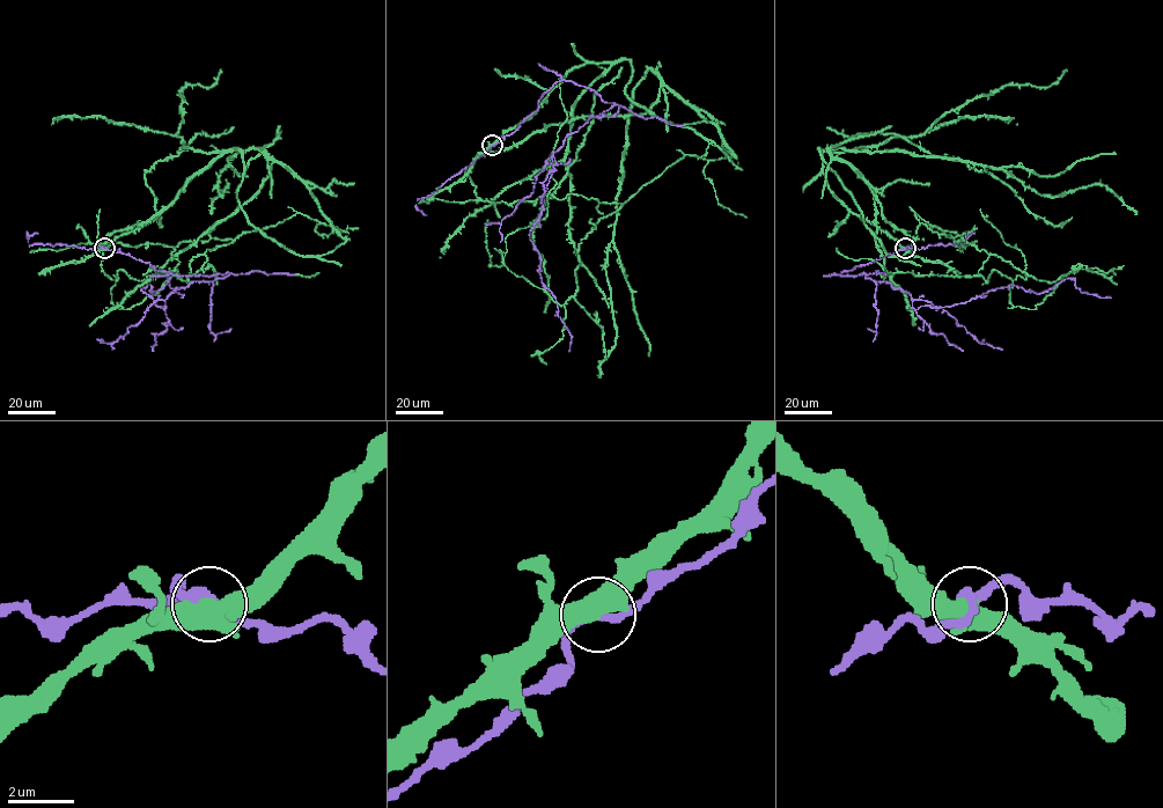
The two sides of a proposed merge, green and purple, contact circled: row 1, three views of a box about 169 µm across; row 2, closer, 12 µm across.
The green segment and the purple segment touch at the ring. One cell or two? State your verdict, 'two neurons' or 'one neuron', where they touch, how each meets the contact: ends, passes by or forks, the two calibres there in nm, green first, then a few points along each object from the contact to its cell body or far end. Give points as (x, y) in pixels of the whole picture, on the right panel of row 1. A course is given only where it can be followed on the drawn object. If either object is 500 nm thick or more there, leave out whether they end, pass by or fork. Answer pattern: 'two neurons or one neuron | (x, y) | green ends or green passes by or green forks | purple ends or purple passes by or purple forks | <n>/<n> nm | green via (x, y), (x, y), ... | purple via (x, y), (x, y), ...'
one neuron | (905, 248) | green forks | purple passes by | 440/320 nm | green via (905, 248), (830, 190), (819, 149), (889, 256), (915, 213), (1065, 276), (1029, 309), (995, 270), (837, 248) | purple via (905, 248), (839, 274), (887, 280), (915, 309), (1010, 284), (1040, 293), (1071, 278), (1111, 298)

